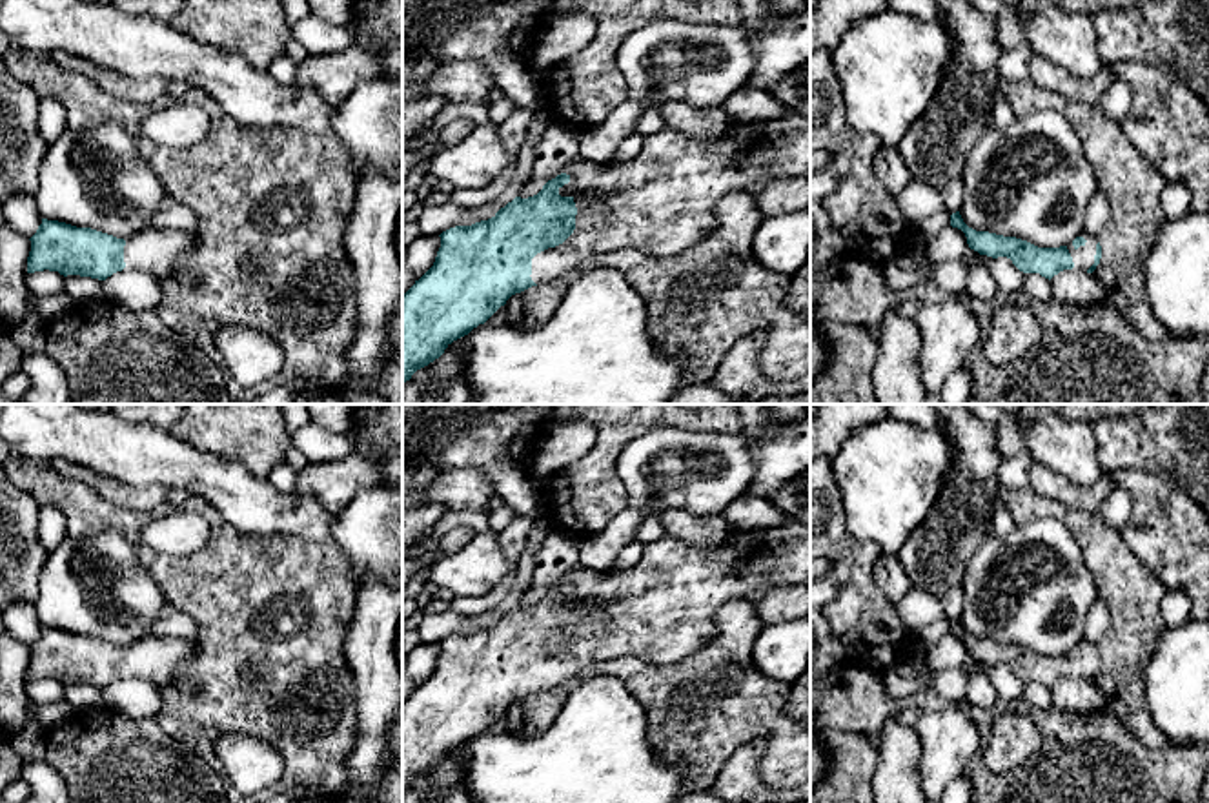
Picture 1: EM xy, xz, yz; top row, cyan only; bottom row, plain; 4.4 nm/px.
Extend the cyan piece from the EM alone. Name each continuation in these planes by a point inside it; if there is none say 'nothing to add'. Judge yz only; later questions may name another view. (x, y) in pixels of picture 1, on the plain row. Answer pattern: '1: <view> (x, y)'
1: yz (1084, 665)

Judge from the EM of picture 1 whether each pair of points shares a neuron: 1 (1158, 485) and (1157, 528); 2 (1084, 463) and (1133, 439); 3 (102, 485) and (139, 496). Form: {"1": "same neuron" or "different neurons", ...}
{"1": "same neuron", "2": "different neurons", "3": "same neuron"}

